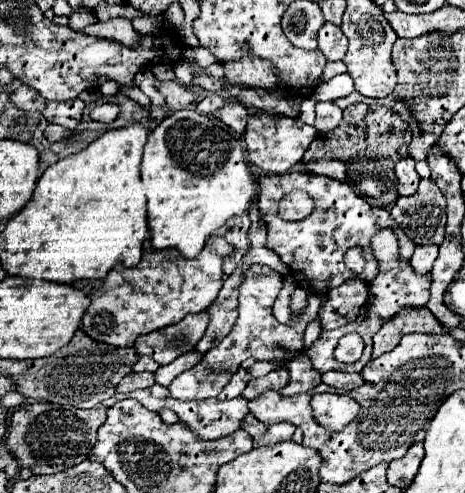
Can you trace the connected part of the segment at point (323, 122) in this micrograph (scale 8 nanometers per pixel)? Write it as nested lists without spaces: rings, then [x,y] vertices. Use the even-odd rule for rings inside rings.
[[[319,102],[317,104],[317,118],[315,118],[315,128],[317,132],[329,132],[331,128],[339,126],[341,122],[341,110],[333,102]]]

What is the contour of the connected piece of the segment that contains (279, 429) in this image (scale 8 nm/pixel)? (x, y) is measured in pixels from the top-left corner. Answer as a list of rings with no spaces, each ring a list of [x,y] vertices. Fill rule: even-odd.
[[[247,414],[241,428],[253,438],[253,446],[273,446],[285,440],[291,440],[295,426],[289,422],[279,424],[261,424],[253,414]]]

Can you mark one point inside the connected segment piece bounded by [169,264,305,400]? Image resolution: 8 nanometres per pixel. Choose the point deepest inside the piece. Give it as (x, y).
(257, 333)

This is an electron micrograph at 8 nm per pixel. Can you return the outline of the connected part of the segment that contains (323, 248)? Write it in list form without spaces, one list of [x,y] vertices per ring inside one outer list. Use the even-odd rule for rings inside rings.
[[[295,170],[285,172],[285,174],[259,174],[257,182],[259,182],[257,204],[259,204],[261,216],[267,224],[265,246],[269,250],[273,250],[275,254],[279,254],[279,258],[291,268],[291,274],[293,274],[297,286],[301,286],[305,290],[315,290],[315,294],[327,294],[327,290],[337,288],[343,282],[347,282],[349,278],[353,278],[355,274],[351,270],[347,270],[345,262],[343,262],[345,252],[353,246],[363,248],[363,256],[365,256],[365,268],[359,274],[359,278],[363,282],[373,280],[373,276],[377,276],[379,264],[371,254],[369,242],[371,242],[371,236],[381,228],[391,228],[397,234],[401,256],[405,260],[409,260],[415,250],[413,240],[407,238],[407,234],[397,226],[397,222],[391,218],[391,214],[387,210],[369,206],[345,182],[325,178],[325,176],[315,176],[309,172],[295,172]],[[289,190],[303,190],[313,198],[315,210],[309,218],[305,218],[301,222],[285,222],[277,216],[277,204],[279,204],[281,196]]]

